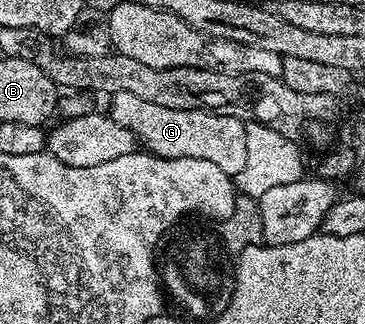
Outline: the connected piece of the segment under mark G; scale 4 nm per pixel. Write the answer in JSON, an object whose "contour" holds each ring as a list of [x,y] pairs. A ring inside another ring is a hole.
{"contour":[[[114,93],[110,103],[112,119],[118,121],[118,125],[130,129],[130,133],[134,133],[153,155],[163,159],[194,157],[214,161],[218,169],[233,177],[246,166],[246,124],[243,119],[217,115],[214,111],[203,109],[166,109],[166,105],[142,101],[142,97],[137,97],[135,93]]]}

